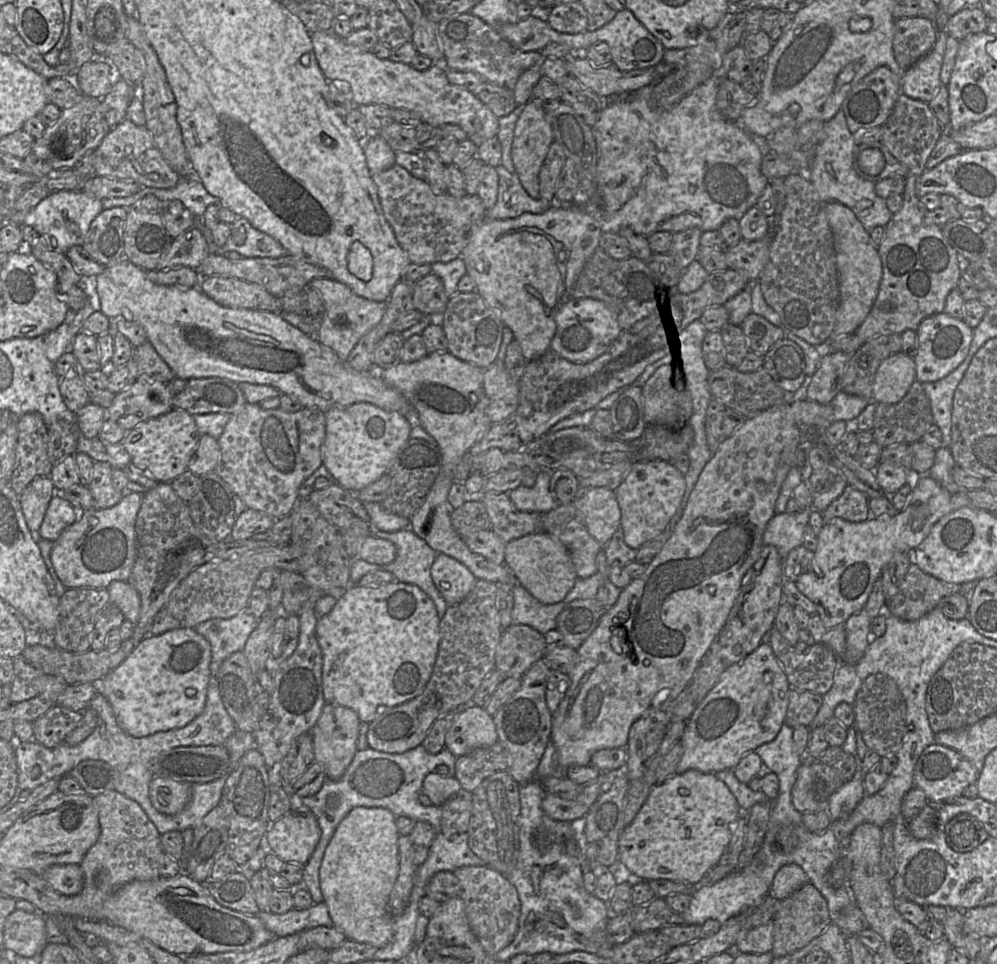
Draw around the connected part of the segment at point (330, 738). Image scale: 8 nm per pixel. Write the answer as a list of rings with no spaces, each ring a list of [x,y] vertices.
[[[325,704],[321,715],[312,728],[313,749],[315,761],[322,765],[326,778],[339,780],[351,764],[358,751],[360,719],[355,711],[337,704]]]

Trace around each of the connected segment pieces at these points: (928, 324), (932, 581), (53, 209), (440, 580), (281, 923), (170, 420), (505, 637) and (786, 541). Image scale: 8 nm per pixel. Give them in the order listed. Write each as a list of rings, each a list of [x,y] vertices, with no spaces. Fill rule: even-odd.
[[[945,312],[923,319],[916,330],[917,352],[914,359],[916,380],[937,381],[952,372],[968,355],[973,340],[973,329],[962,319],[954,318]]]
[[[912,561],[897,593],[886,600],[885,612],[902,620],[915,621],[957,590],[959,587],[925,573]]]
[[[54,191],[29,211],[24,225],[31,226],[40,236],[50,239],[54,249],[65,255],[70,247],[82,246],[91,222],[103,210],[102,200],[83,191]]]
[[[444,554],[436,555],[430,572],[436,589],[448,606],[459,604],[477,580],[462,563]]]
[[[325,901],[314,903],[306,909],[293,908],[284,914],[259,911],[256,916],[278,937],[300,933],[317,926],[334,926]]]
[[[173,408],[162,416],[139,423],[127,432],[122,444],[131,457],[131,463],[146,471],[158,483],[171,483],[188,470],[201,437],[194,416],[184,409]]]
[[[512,625],[501,629],[494,650],[493,671],[502,680],[521,678],[543,657],[546,649],[543,635],[529,626]]]
[[[803,509],[793,514],[775,514],[764,530],[763,544],[774,546],[784,559],[792,549],[802,545],[803,532],[809,523],[812,509]]]

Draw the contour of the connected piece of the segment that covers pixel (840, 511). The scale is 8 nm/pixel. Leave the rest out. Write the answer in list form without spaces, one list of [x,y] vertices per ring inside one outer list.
[[[848,484],[843,493],[821,513],[825,522],[834,518],[851,522],[865,521],[871,516],[868,500],[865,493]]]

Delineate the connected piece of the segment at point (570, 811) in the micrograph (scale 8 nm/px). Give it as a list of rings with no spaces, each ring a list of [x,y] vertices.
[[[600,773],[600,775],[582,785],[581,792],[574,799],[563,799],[546,792],[542,809],[550,818],[558,821],[583,820],[591,805],[601,793],[609,788],[613,773]]]

